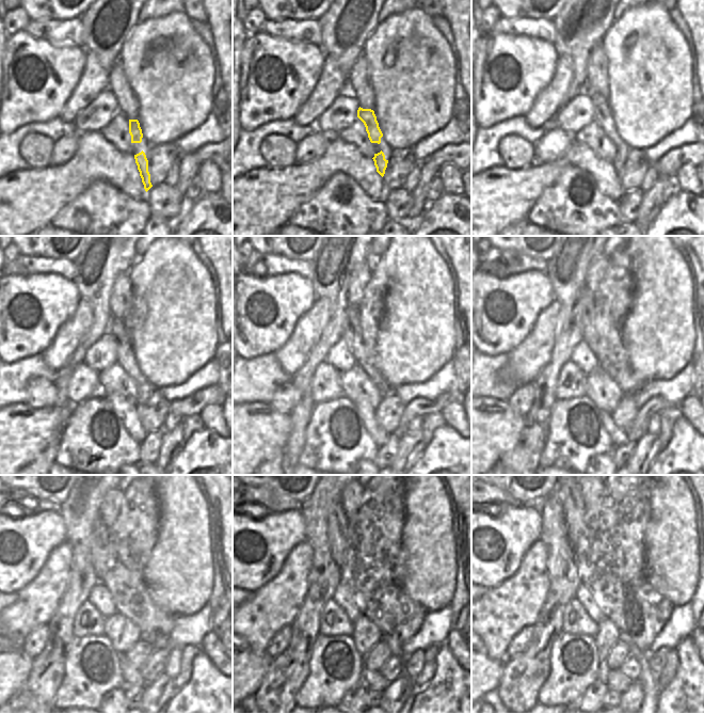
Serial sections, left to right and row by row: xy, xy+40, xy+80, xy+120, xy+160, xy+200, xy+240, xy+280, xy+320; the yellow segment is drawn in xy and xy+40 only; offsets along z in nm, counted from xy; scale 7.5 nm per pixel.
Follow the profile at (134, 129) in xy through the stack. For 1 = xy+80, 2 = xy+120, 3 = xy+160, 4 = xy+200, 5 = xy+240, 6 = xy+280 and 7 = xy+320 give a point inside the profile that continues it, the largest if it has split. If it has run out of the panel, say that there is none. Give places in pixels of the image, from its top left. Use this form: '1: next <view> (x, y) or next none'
1: next xy+80 (603, 115)
2: next xy+120 (125, 356)
3: next xy+160 (353, 334)
4: next xy+200 (586, 308)
5: next xy+240 (104, 552)
6: next xy+280 (339, 533)
7: next xy+320 (584, 551)

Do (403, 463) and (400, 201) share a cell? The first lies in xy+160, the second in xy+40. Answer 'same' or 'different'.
different

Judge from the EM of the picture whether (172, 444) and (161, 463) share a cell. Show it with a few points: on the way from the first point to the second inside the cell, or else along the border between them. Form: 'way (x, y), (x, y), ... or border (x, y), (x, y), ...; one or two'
way (171, 448), (165, 459); one

